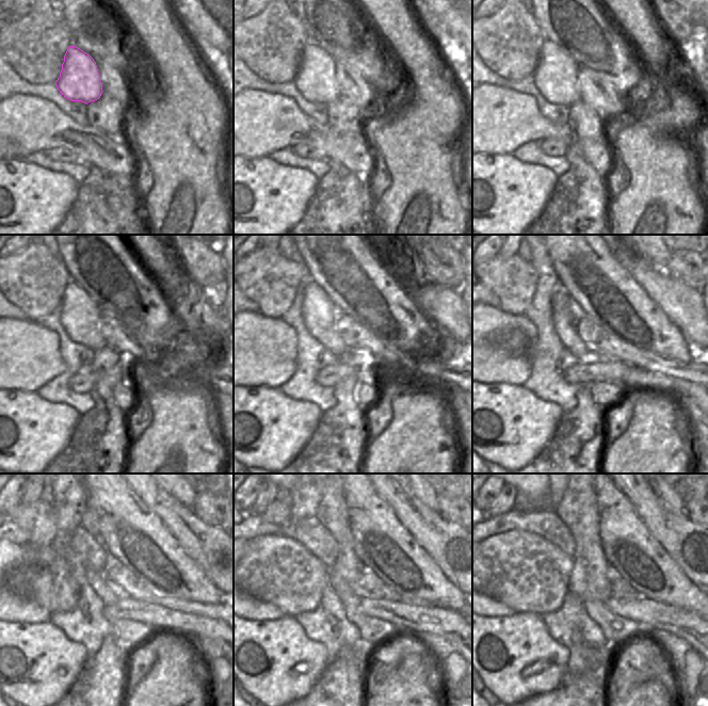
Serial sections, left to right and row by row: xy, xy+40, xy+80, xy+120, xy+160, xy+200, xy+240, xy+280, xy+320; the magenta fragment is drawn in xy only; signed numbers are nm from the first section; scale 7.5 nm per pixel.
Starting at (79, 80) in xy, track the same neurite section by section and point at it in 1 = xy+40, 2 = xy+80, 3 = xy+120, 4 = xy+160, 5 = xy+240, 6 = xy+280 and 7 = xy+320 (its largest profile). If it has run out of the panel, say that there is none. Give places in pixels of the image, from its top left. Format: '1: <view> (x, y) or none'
1: xy+40 (316, 80)
2: xy+80 (556, 77)
3: xy+120 (80, 317)
4: xy+160 (318, 317)
5: xy+240 (96, 580)
6: xy+280 (351, 602)
7: xy+320 (597, 611)

